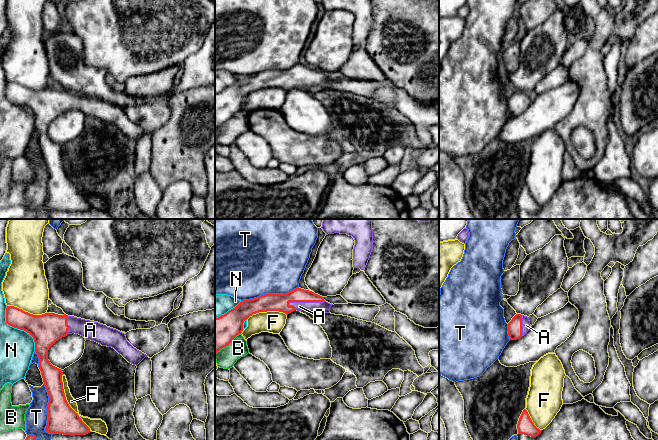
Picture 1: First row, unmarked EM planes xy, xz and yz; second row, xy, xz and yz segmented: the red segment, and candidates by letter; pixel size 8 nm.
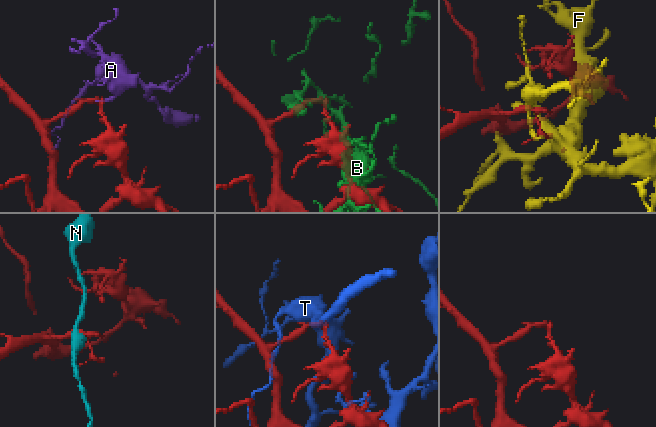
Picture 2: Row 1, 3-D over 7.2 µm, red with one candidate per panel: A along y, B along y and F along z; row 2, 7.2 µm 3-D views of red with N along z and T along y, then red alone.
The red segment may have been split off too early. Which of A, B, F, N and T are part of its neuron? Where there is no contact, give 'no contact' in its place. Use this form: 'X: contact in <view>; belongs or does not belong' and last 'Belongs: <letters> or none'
A: contact in xz; belongs
B: contact in xz; does not belong
F: contact in xy; does not belong
N: contact in xy; does not belong
T: contact in xz; does not belong
Belongs: A

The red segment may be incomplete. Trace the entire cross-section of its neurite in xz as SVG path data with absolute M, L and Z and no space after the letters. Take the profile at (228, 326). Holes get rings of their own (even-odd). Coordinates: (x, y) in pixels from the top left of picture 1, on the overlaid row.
M299 287L286 294L265 294L243 300L226 314L215 318L215 354L242 333L244 321L253 314L279 311L288 315L295 310L316 309L329 313L332 305L326 302L324 297Z

